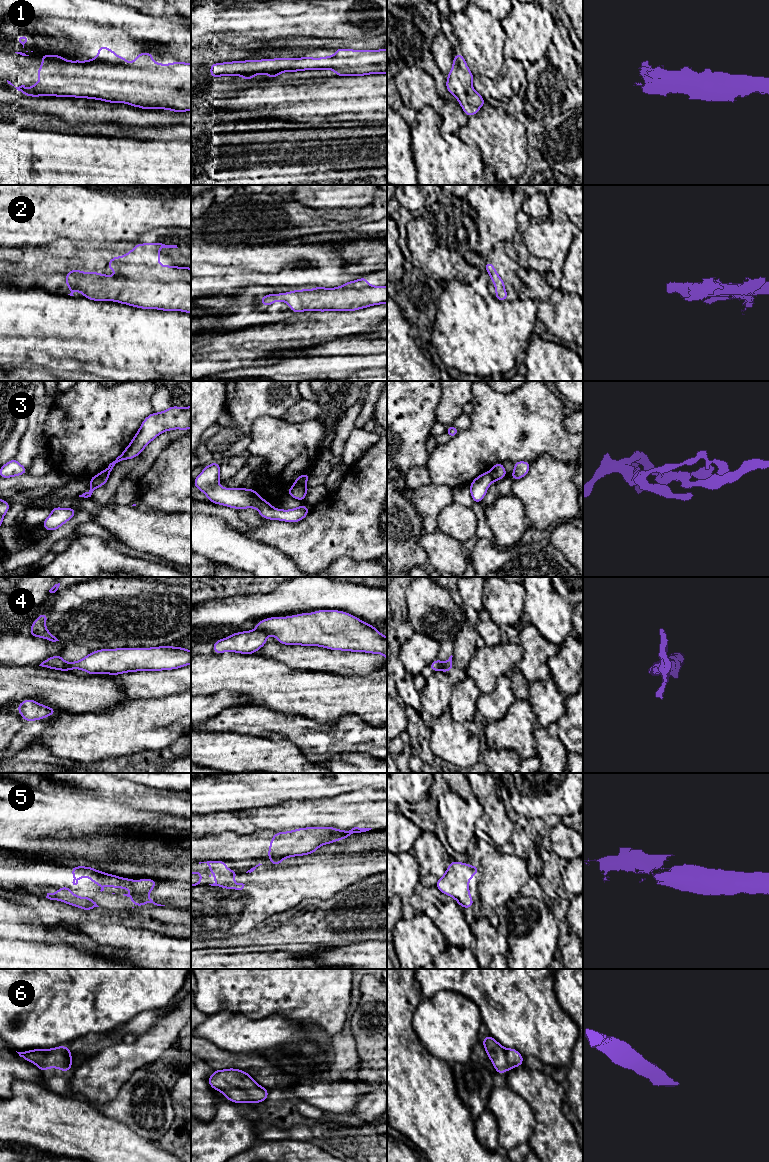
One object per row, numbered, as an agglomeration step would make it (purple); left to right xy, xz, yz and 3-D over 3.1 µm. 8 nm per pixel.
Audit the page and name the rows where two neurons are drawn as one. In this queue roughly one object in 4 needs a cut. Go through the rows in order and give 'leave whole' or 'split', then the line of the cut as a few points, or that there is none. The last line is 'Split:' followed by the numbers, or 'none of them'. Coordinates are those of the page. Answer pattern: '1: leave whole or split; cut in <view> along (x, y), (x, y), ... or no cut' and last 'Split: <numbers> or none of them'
1: leave whole; no cut
2: leave whole; no cut
3: split; cut in xz along (304, 484), (294, 485)
4: split; cut in xz along (257, 629), (263, 630), (268, 634)
5: split; cut in xz along (283, 857), (272, 859)
6: leave whole; no cut
Split: 3, 4, 5

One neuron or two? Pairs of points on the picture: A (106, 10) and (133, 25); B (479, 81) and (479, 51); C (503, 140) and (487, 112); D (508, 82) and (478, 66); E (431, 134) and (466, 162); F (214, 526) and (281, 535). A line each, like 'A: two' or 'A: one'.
A: one
B: two
C: one
D: two
E: one
F: two

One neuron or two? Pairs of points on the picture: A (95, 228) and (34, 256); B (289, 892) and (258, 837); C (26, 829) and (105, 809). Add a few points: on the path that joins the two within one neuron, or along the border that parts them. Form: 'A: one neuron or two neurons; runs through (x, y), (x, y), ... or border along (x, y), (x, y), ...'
A: two neurons; border along (70, 239), (83, 241)
B: two neurons; border along (272, 859), (268, 864), (258, 863), (250, 869)
C: one neuron; runs through (46, 816), (85, 816)

